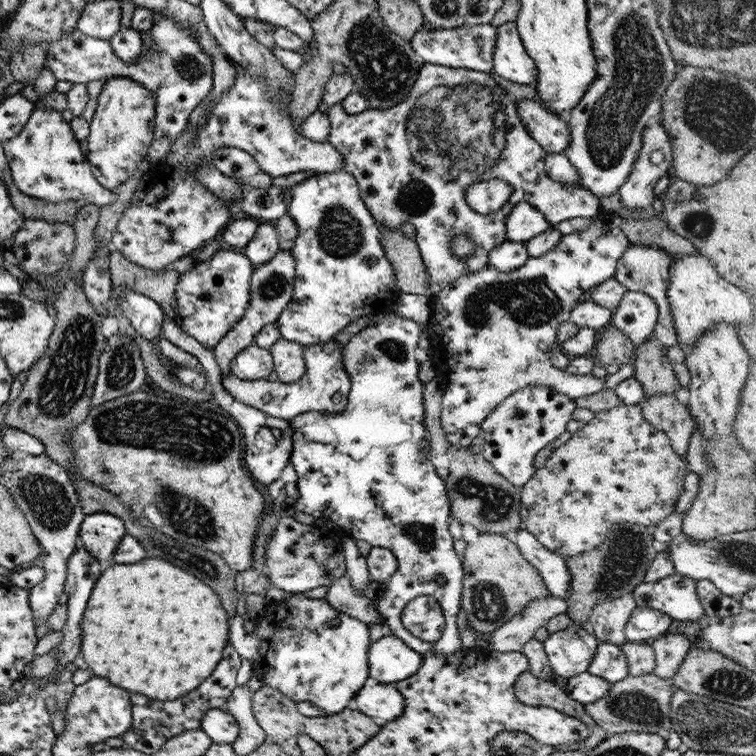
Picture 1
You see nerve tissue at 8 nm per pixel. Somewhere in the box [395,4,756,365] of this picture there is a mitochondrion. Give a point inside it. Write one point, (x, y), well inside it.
(637, 71)

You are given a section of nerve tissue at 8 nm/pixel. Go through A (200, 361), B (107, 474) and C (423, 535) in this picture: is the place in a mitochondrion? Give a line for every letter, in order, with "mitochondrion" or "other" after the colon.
A: other
B: mitochondrion
C: mitochondrion

